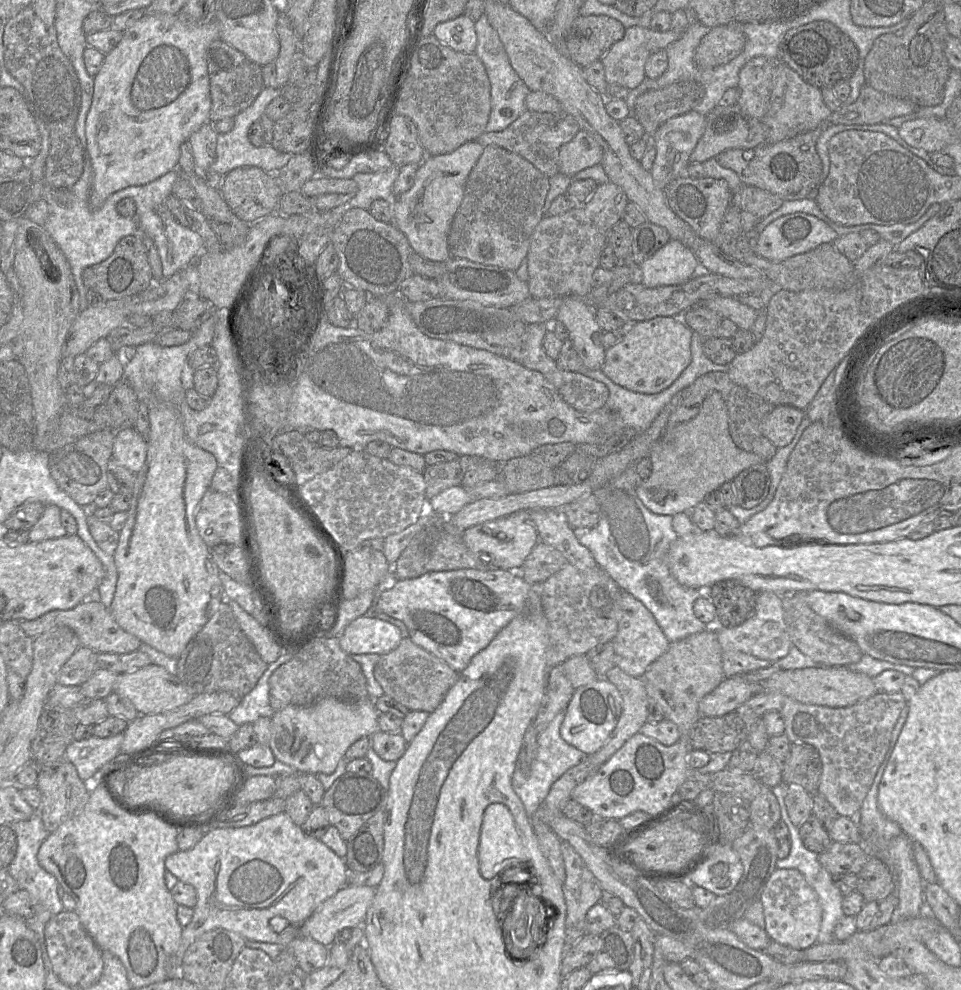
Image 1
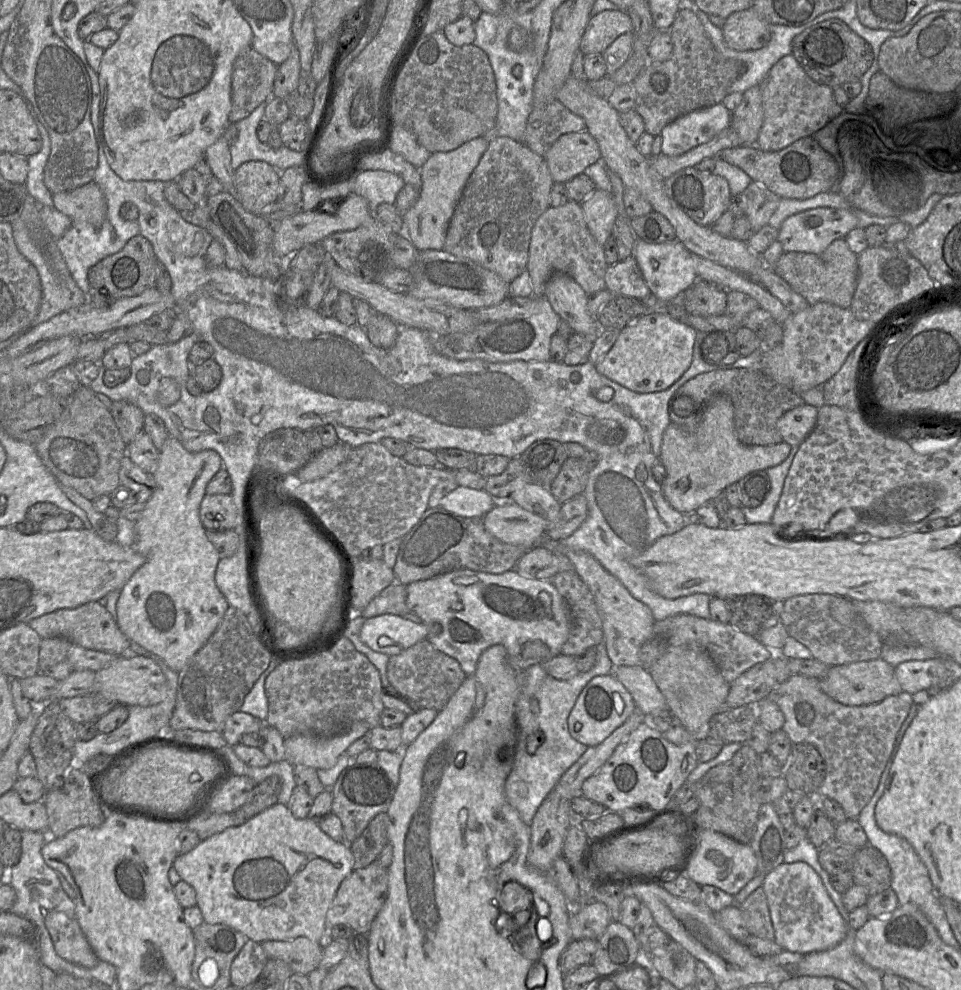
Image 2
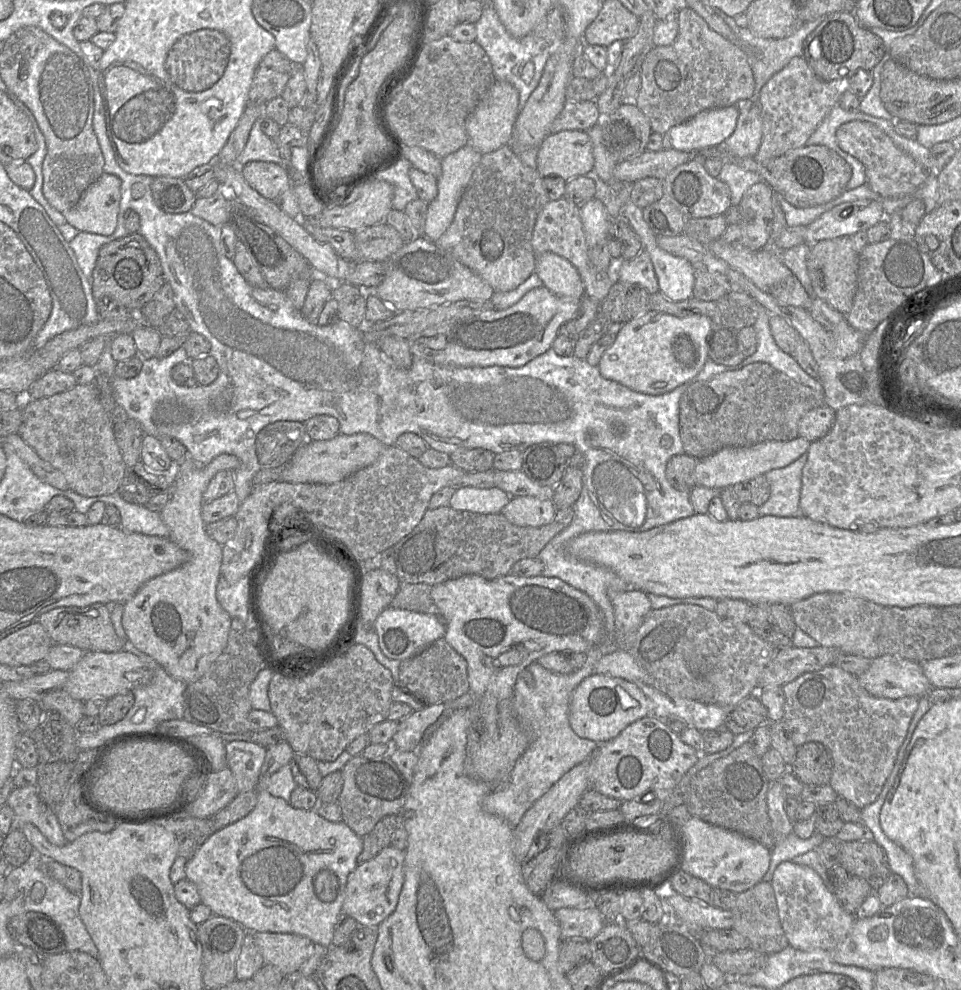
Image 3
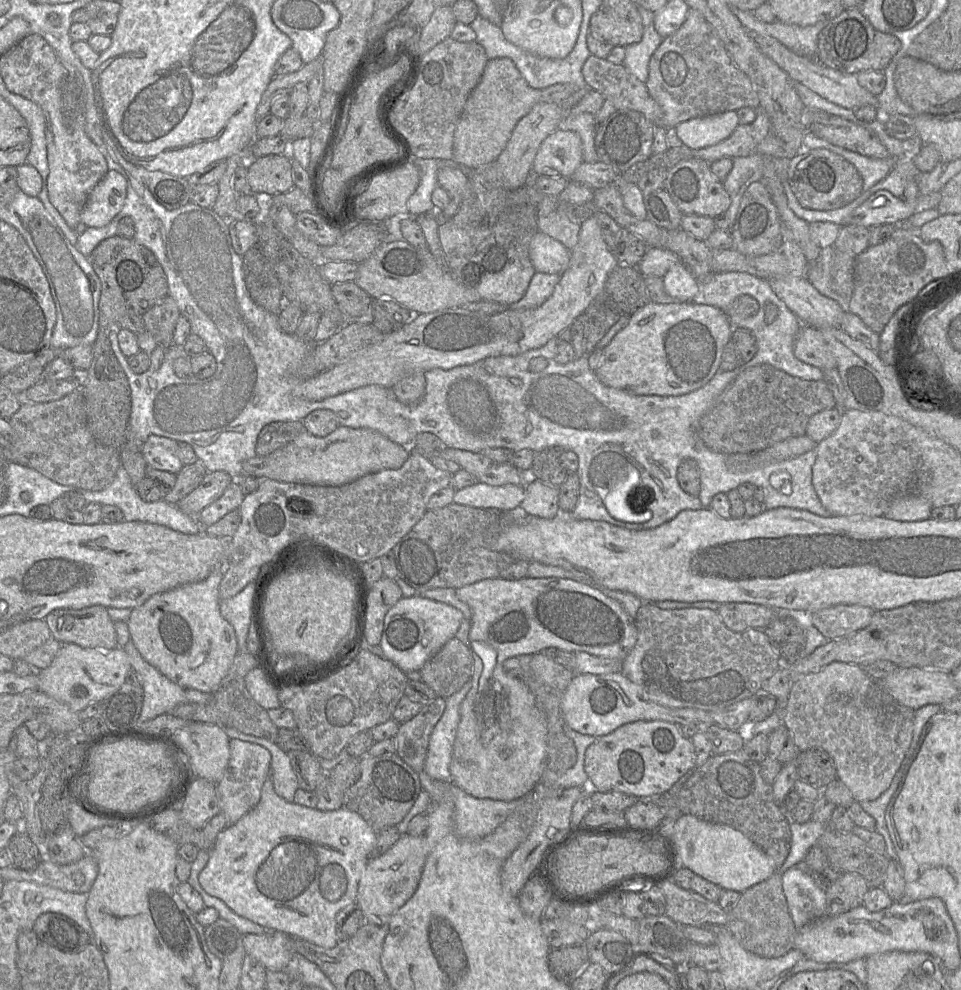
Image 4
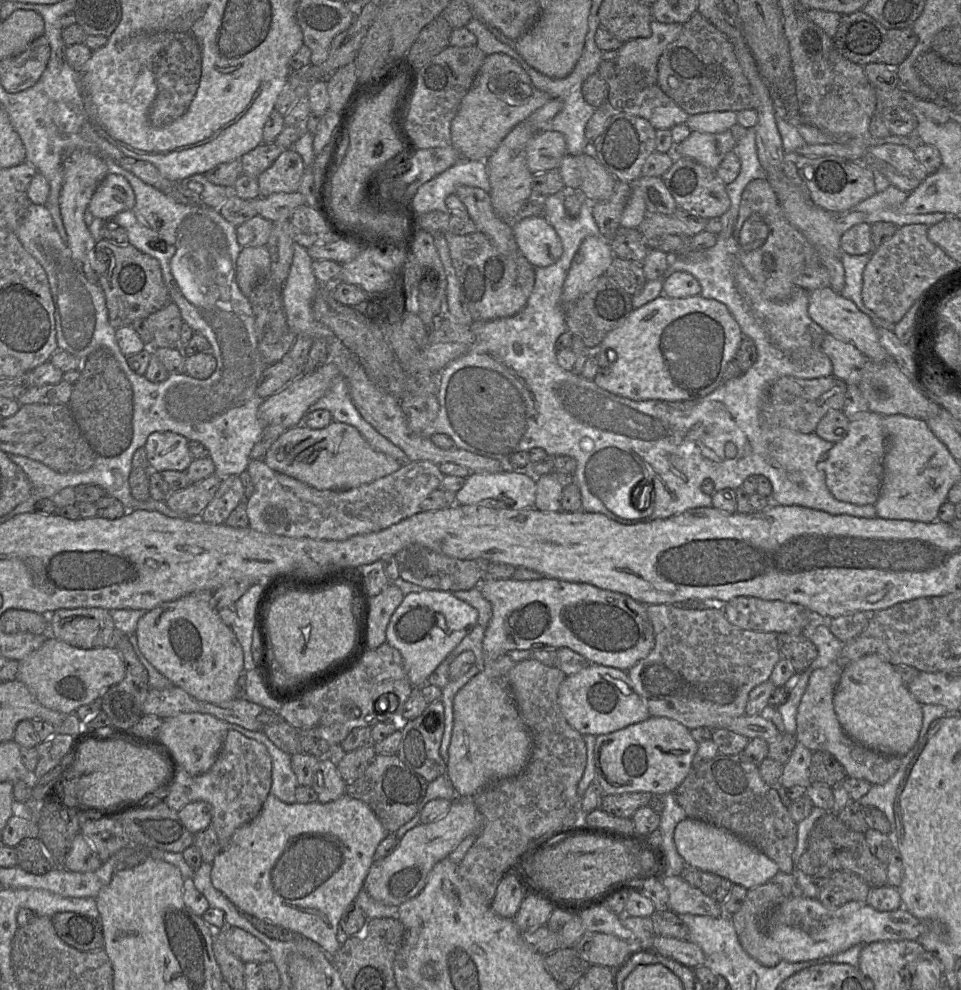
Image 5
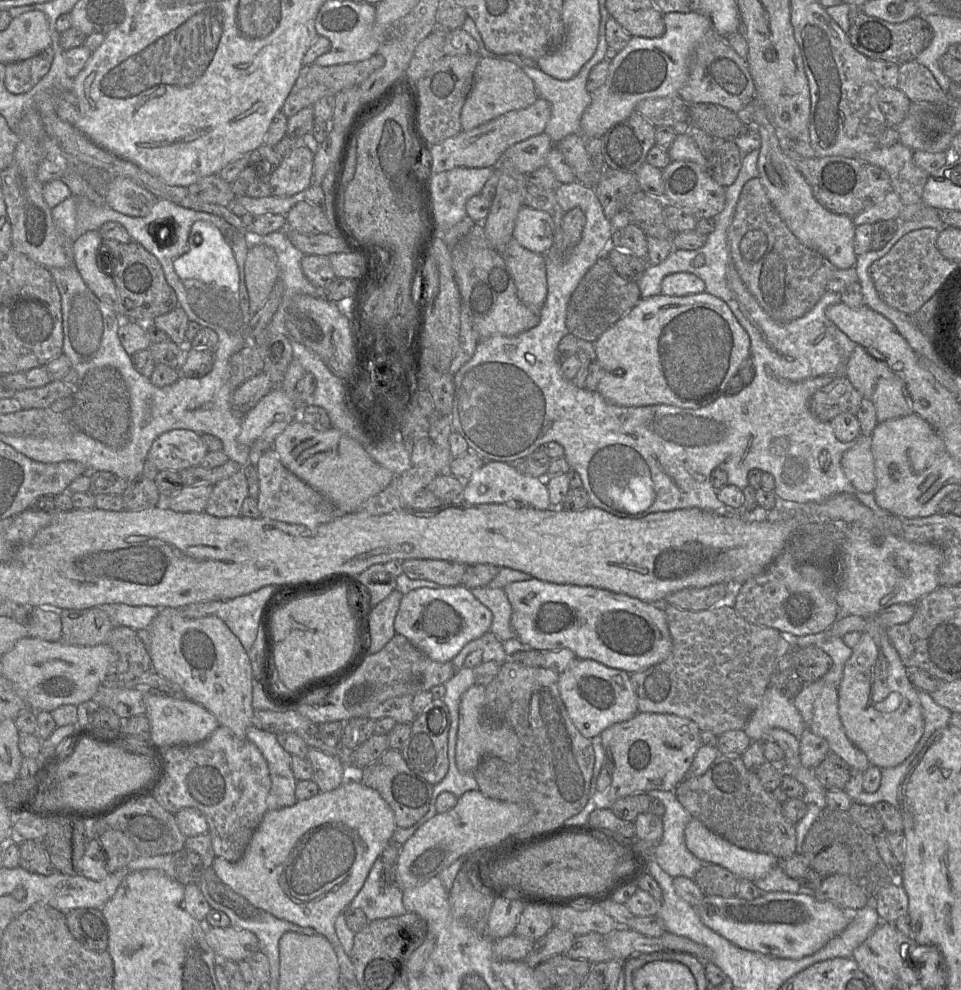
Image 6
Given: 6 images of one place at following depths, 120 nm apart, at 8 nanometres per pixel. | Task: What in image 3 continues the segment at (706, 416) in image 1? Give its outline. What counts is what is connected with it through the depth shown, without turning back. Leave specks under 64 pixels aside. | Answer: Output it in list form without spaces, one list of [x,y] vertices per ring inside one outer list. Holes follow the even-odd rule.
[[[796,437],[790,441],[765,441],[746,447],[725,447],[716,453],[698,459],[694,469],[694,485],[712,489],[732,487],[779,468],[784,468],[807,453],[811,442]]]

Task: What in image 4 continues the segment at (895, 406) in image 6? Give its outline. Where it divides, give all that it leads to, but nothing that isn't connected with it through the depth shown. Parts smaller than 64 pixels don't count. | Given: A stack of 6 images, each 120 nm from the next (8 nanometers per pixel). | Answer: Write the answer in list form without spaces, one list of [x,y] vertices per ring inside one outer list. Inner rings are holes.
[[[808,325],[801,327],[794,344],[794,355],[800,361],[821,370],[836,368],[836,359],[818,328]]]

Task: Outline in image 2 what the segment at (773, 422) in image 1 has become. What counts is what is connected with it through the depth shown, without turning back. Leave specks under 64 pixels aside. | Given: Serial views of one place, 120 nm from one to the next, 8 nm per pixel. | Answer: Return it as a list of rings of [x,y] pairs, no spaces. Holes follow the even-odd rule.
[[[803,404],[786,412],[777,422],[782,441],[791,446],[800,446],[814,429],[818,408]]]

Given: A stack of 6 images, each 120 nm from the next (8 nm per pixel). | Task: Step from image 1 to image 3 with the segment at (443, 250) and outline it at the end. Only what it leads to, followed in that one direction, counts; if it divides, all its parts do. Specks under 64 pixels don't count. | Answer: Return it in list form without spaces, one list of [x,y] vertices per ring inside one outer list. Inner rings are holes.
[[[467,144],[441,159],[442,172],[437,177],[438,192],[435,199],[428,203],[424,225],[424,237],[436,242],[451,225],[460,199],[481,157],[481,153]]]

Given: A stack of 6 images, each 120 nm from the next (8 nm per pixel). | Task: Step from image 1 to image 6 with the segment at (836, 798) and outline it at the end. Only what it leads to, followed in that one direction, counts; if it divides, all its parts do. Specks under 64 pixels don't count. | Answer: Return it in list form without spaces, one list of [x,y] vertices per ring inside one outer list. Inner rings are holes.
[[[825,686],[813,704],[813,716],[808,729],[824,738],[830,751],[841,757],[851,769],[865,772],[870,766],[867,756],[847,737],[838,712],[838,691]]]

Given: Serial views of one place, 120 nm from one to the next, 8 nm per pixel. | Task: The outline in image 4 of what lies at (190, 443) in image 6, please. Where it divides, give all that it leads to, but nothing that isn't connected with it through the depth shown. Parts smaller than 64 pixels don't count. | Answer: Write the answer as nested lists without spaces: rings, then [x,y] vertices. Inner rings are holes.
[[[150,435],[141,445],[141,453],[148,467],[177,474],[184,466],[178,457],[178,442],[170,438]]]

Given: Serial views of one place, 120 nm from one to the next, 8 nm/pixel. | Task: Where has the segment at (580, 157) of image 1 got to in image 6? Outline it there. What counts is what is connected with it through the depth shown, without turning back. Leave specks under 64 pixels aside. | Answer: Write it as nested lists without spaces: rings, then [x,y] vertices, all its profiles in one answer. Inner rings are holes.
[[[546,133],[532,136],[509,147],[503,158],[511,162],[514,169],[521,174],[529,174],[546,166],[546,157],[554,143]]]

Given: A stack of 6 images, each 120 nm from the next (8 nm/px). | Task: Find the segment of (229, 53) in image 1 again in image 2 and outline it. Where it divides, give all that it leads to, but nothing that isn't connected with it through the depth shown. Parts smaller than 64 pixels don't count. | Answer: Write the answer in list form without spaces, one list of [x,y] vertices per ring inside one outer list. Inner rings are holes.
[[[251,47],[238,55],[232,70],[230,123],[246,118],[271,96],[278,66]]]

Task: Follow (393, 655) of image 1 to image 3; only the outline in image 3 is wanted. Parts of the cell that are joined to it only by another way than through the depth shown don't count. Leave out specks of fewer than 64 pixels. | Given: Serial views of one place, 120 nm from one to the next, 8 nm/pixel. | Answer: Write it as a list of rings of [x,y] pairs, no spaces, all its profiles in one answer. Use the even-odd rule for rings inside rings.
[[[444,638],[436,640],[413,657],[401,661],[399,680],[409,690],[423,697],[429,705],[447,703],[469,692],[467,662]]]

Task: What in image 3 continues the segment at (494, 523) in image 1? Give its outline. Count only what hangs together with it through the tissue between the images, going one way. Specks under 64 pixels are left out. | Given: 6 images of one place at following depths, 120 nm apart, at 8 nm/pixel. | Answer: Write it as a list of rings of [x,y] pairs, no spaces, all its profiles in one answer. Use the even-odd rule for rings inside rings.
[[[532,496],[512,497],[501,510],[509,522],[522,527],[539,527],[550,523],[556,507],[552,499],[540,499]]]

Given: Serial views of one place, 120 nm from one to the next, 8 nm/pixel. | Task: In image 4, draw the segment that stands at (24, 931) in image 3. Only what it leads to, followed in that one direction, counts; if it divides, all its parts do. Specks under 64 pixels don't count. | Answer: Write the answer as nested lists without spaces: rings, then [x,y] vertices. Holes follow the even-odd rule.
[[[60,913],[41,914],[33,925],[38,939],[66,953],[80,952],[90,944],[88,934],[71,918]]]

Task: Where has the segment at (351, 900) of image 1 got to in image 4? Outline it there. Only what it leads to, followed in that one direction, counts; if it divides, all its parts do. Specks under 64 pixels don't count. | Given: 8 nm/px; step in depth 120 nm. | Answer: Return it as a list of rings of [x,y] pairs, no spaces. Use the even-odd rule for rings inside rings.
[[[404,834],[383,855],[368,861],[359,880],[355,902],[368,919],[389,918],[409,900],[417,889],[429,852],[424,835]]]

